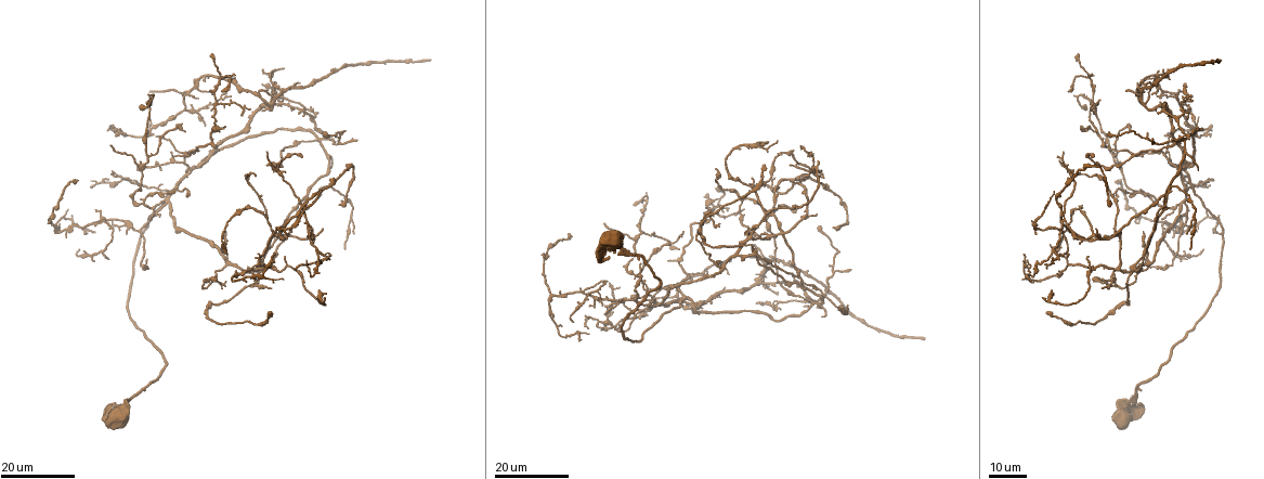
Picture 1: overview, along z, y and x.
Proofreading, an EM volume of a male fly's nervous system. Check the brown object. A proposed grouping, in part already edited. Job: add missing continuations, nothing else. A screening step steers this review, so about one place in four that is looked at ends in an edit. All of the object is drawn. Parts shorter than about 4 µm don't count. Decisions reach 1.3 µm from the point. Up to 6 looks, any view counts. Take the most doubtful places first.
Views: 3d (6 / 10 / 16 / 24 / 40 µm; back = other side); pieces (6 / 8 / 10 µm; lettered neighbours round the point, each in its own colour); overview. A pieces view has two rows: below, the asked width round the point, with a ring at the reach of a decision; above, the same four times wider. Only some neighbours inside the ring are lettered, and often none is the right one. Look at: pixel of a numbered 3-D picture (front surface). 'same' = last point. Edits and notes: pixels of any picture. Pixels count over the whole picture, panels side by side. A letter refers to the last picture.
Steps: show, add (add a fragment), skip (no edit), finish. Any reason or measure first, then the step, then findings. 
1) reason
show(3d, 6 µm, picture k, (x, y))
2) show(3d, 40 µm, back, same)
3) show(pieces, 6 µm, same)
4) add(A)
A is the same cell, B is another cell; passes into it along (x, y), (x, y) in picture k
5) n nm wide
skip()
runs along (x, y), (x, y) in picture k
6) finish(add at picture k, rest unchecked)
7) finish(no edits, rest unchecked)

an open end
show(3d, 16 µm, picture 1, (1219, 62))

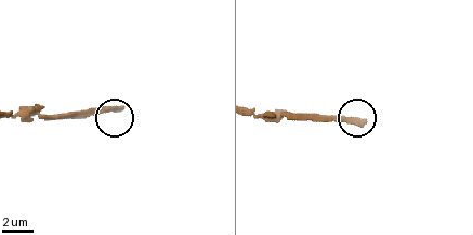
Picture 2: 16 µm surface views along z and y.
show(pieces, 6 µm, picture 2, (362, 122))

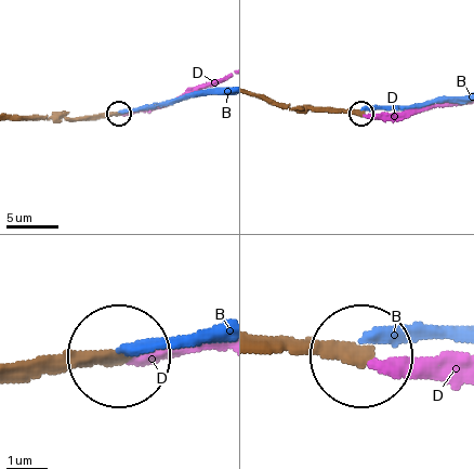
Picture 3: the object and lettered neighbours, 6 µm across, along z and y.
260 nm wide
add(D)
D is the same cell, B is another cell; passes into it along (263, 344), (304, 355), (459, 355) in picture 3; the cell continues

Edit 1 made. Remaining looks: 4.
thin end
show(3d, 16 µm, picture 1, (1191, 250))

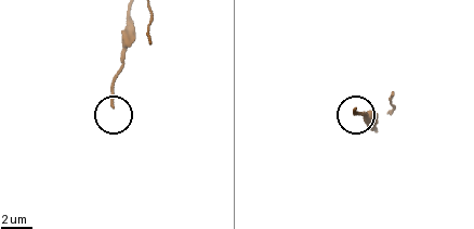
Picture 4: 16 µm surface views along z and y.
show(pieces, 6 µm, picture 4, (353, 108))

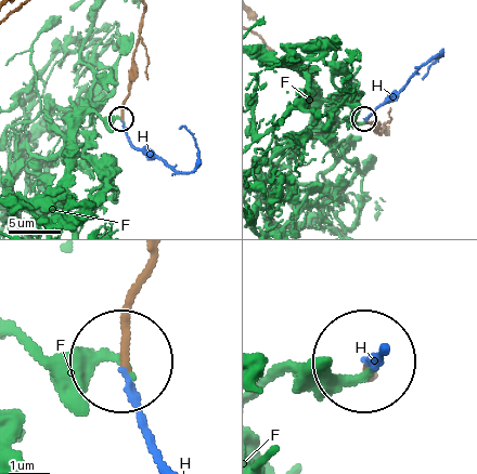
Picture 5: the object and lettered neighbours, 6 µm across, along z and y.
170 nm wide
add(H)
H is the same cell, F is another cell; passes into it along (127, 93), (130, 142), (187, 173), (197, 153), (180, 128) in picture 5; the cell continues

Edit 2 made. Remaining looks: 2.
finish(add at picture 3, add at picture 5, rest unchecked)

